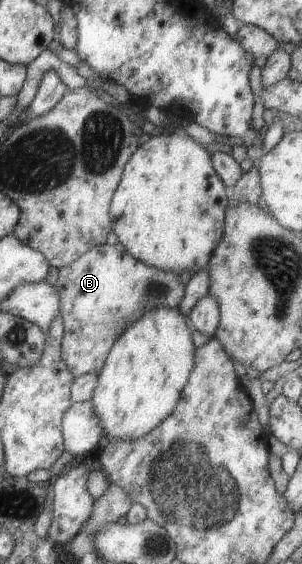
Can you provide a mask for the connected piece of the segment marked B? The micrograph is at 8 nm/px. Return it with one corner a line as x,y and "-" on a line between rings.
119,242
114,245
105,243
93,246
91,250
85,251
85,254
67,266
59,268
54,287
59,296
59,314
63,324
60,357
73,378
80,377
85,373
99,374
111,346
123,334
123,331
127,330
128,326
137,322
137,318
141,318
145,312
149,312
153,308
177,307
183,298
184,290
178,274
171,270
157,270
157,268
147,266
144,262
133,258

